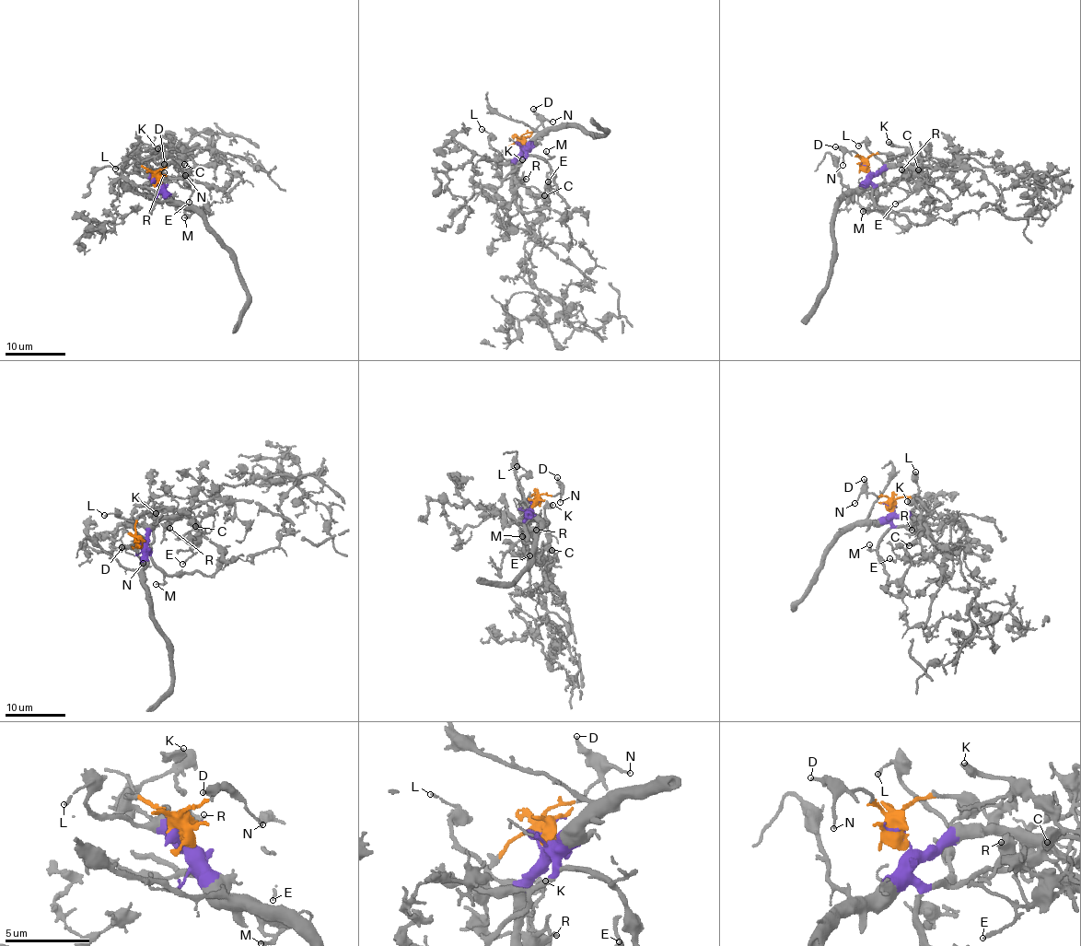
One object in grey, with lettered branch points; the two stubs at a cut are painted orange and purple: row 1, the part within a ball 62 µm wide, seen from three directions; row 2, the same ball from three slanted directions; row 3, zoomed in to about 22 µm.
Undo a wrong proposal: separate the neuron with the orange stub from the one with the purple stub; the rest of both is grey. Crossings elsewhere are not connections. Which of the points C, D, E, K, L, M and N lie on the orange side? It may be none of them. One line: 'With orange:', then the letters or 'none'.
With orange: C, D, E, K, N

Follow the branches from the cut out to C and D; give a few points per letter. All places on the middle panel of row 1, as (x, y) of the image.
C: (520, 144), (515, 142), (502, 157), (502, 177), (518, 179), (534, 196), (544, 196)
D: (520, 144), (526, 133), (533, 132), (540, 123), (539, 114), (532, 109)

